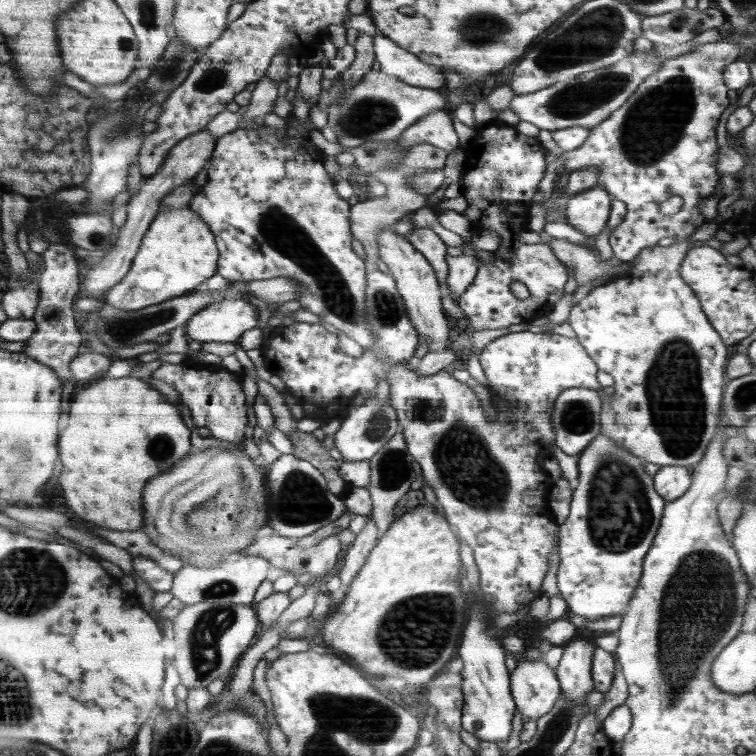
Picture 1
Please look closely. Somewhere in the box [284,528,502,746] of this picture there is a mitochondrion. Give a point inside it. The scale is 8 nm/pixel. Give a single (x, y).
(415, 633)

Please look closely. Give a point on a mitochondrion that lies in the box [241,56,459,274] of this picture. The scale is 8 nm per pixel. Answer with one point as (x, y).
(364, 119)

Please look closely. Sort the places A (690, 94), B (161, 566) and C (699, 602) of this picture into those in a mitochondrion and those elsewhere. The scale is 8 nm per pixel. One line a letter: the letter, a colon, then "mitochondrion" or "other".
A: mitochondrion
B: other
C: mitochondrion

